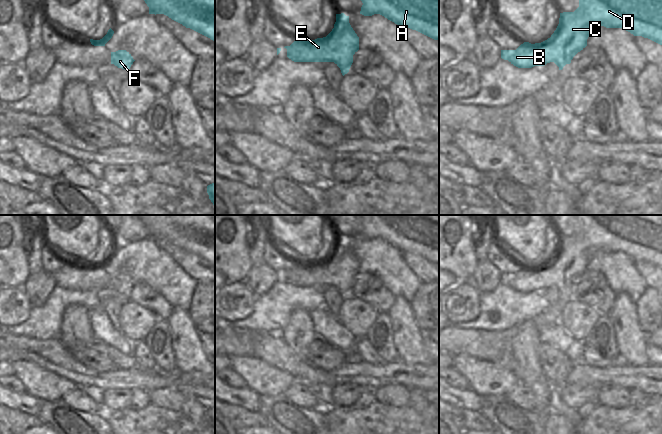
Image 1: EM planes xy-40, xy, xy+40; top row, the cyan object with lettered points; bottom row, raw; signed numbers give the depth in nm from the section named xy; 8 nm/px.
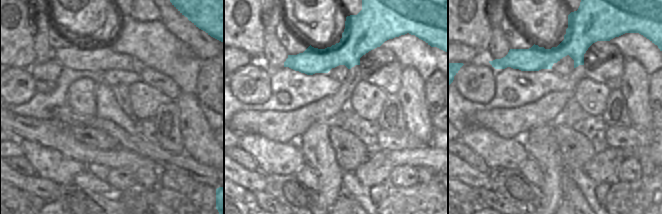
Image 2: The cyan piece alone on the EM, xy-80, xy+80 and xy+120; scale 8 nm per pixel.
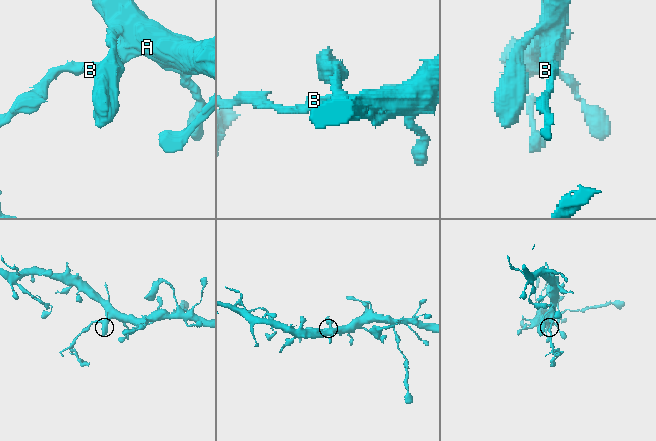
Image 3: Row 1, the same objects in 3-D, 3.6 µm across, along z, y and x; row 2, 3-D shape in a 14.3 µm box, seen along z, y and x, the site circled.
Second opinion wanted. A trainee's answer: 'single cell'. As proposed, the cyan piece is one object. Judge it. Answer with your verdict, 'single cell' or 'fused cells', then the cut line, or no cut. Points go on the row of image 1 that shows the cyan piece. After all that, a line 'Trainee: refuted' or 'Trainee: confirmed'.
fused cells; cut xy+40 (533, 44), (536, 51), (546, 57), (547, 62)
Trainee: refuted

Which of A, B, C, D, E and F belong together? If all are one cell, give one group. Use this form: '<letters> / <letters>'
A C D E F / B

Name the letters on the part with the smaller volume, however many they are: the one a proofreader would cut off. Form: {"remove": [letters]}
{"remove": ["B"]}

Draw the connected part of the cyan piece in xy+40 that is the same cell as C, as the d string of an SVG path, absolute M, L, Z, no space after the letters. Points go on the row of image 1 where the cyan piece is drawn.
M579 0L579 7L574 12L560 13L559 24L551 37L534 46L540 56L547 57L547 63L554 62L562 70L587 46L594 26L622 28L662 45L662 0Z

